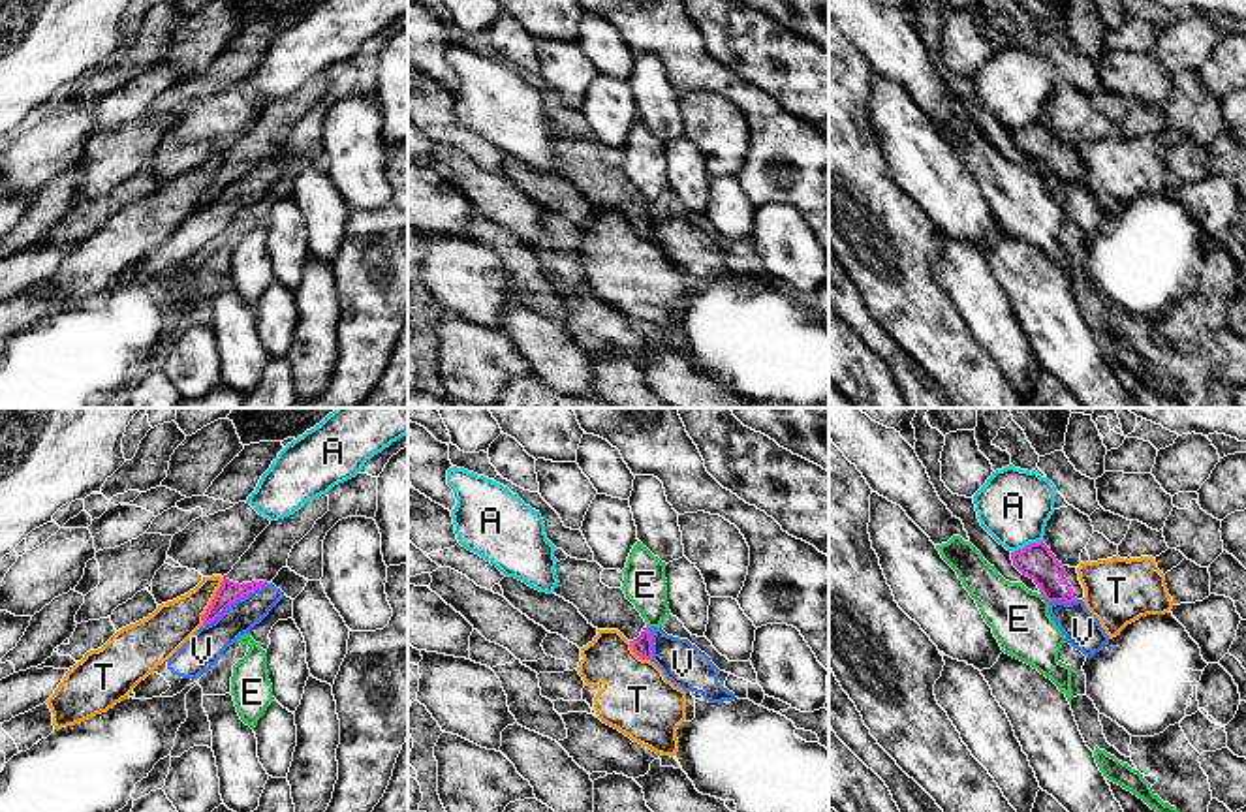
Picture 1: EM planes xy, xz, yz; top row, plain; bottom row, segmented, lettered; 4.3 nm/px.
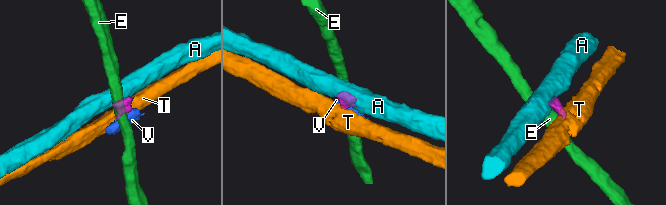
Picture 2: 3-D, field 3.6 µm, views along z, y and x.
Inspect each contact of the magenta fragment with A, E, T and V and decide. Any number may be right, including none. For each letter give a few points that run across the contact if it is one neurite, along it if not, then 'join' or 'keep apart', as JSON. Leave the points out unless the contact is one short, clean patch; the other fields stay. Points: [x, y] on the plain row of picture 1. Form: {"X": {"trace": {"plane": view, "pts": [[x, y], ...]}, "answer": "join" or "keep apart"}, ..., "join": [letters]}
{"A": {"trace": {"plane": "yz", "pts": [[1042, 119], [1012, 132]]}, "answer": "keep apart"}, "E": {"trace": {"plane": "yz", "pts": [[1042, 171], [1047, 181]]}, "answer": "keep apart"}, "T": {"trace": {"plane": "xy", "pts": [[224, 156], [202, 203]]}, "answer": "keep apart"}, "V": {"trace": {"plane": "xy", "pts": [[267, 162], [232, 181], [203, 205]]}, "answer": "keep apart"}, "join": []}

